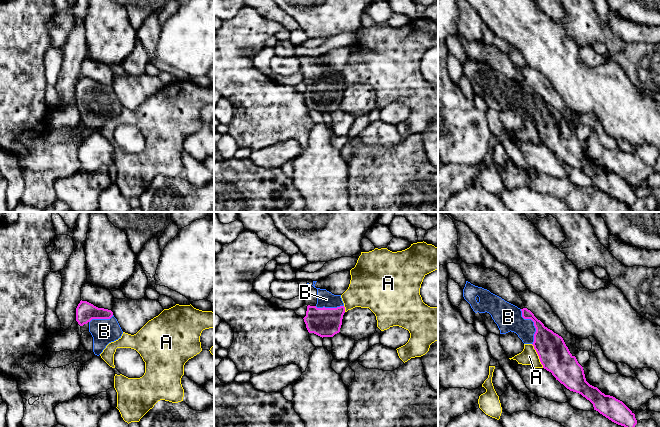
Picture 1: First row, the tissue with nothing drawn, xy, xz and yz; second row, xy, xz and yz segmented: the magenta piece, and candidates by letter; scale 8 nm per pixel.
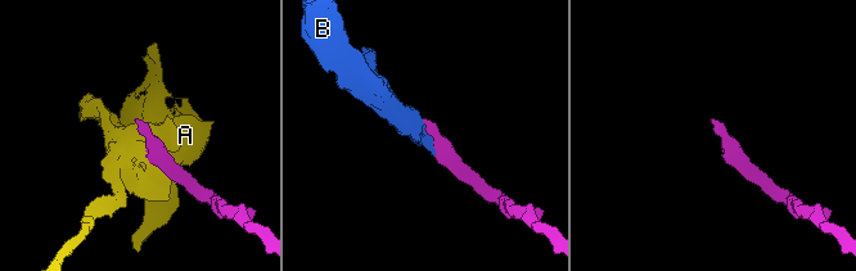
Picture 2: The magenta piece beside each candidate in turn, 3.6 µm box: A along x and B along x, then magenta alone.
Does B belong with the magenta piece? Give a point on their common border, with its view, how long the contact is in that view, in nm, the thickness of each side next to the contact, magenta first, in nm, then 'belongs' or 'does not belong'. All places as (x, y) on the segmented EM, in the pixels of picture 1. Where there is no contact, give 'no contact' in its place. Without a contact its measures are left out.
meets magenta in yz at (534, 324); contact 300 nm long; 240 nm thick on the magenta side, 220 nm on the other; belongs

